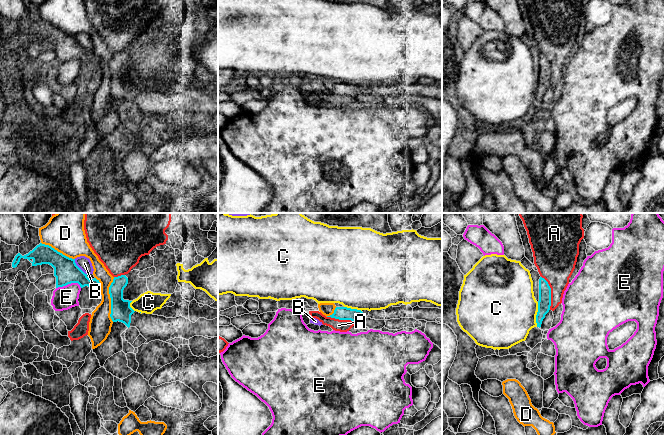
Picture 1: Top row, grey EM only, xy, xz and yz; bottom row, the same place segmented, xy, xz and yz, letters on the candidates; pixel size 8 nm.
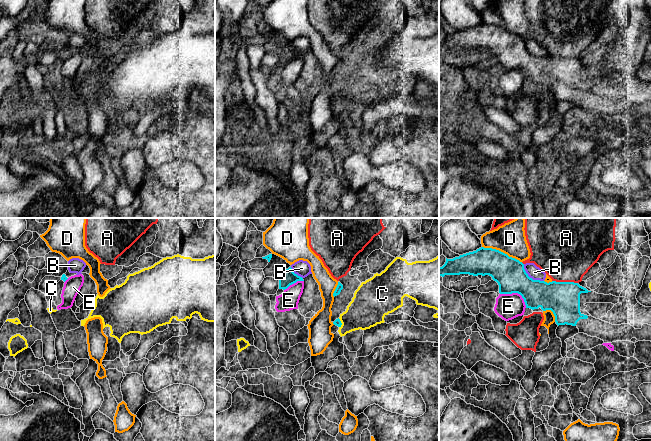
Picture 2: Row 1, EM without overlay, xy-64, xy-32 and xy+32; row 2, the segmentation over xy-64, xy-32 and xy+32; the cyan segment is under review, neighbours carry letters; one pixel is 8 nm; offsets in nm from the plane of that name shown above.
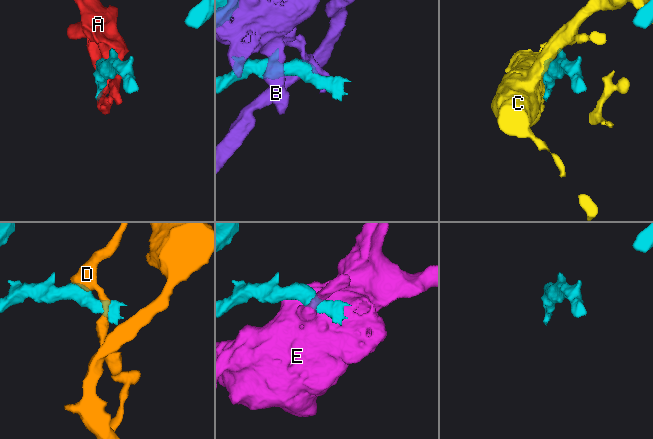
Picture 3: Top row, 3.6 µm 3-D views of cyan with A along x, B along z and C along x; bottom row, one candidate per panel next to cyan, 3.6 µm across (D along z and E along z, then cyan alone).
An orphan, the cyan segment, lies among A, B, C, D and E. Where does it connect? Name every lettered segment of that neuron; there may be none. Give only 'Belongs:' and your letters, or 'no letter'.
Belongs: no letter

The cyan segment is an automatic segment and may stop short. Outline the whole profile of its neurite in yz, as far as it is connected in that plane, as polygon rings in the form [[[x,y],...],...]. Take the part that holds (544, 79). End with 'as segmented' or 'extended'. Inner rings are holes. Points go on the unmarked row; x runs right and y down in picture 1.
[[[540,53],[539,55],[539,77],[538,88],[536,91],[537,103],[541,103],[545,91],[549,88],[551,82],[551,64],[548,58]]]; as segmented

